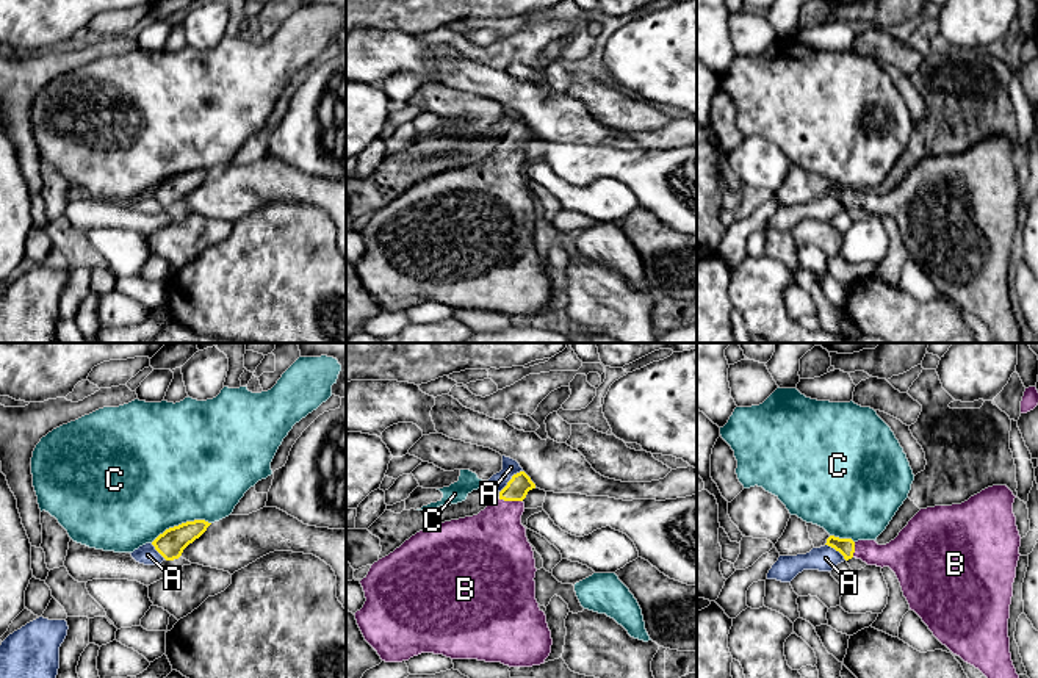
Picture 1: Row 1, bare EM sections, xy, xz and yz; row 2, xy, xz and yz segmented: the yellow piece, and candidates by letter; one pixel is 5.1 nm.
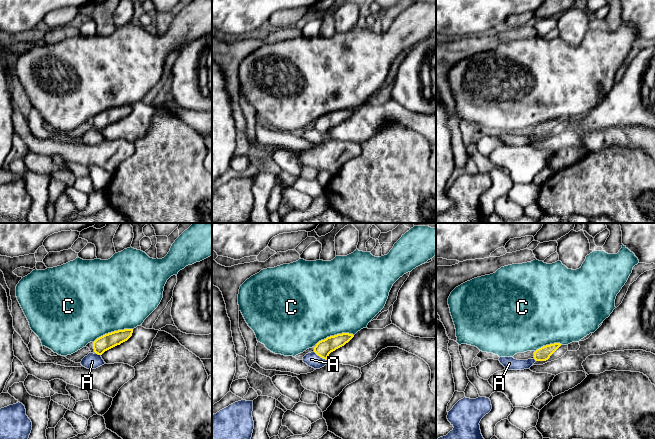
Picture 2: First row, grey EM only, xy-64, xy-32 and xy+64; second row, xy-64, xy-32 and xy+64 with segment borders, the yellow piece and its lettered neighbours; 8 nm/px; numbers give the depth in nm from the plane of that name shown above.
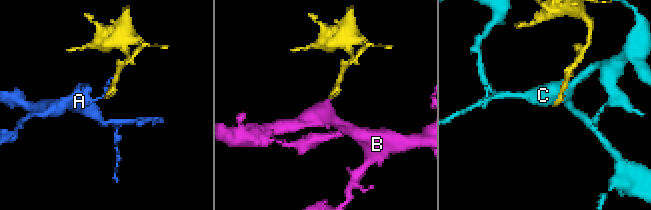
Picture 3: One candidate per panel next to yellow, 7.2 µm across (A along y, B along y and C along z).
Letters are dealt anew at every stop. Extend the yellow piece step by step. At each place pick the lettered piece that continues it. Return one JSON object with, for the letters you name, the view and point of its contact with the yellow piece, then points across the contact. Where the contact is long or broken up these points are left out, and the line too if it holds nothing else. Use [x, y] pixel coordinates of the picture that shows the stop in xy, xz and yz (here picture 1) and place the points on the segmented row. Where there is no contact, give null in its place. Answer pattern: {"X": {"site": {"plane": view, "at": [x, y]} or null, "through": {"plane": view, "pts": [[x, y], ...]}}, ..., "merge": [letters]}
{"B": {"site": {"plane": "xz", "at": [511, 500]}}, "merge": ["B"]}

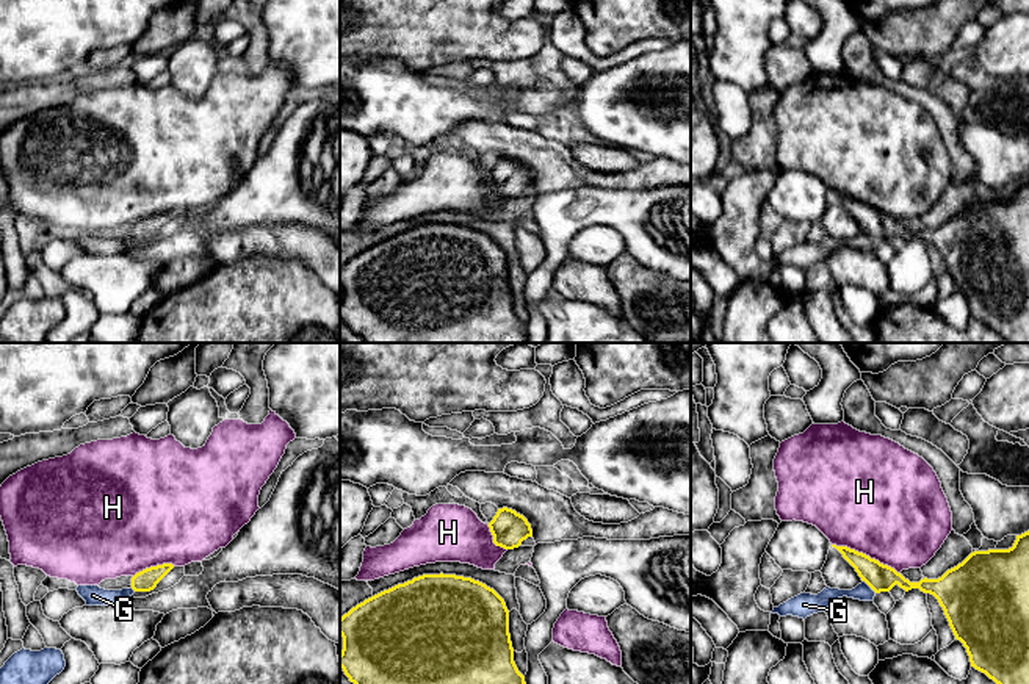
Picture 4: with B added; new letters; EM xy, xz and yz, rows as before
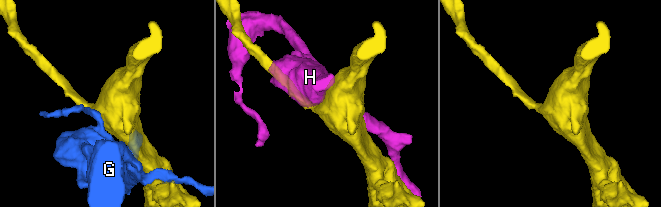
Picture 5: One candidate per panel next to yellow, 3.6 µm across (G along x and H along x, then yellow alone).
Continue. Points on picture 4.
{"merge": []}

